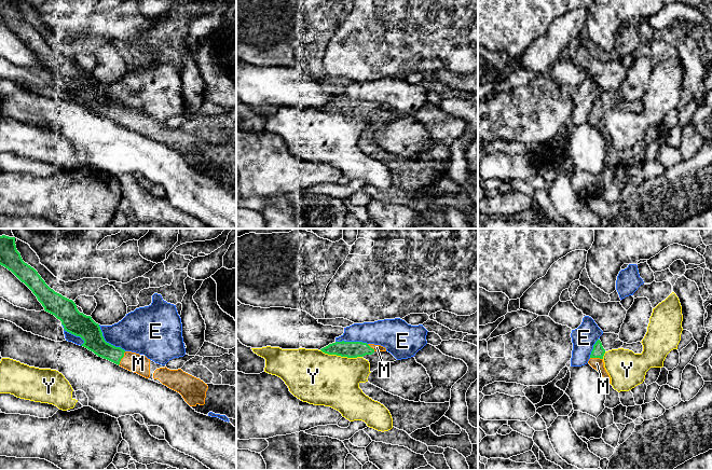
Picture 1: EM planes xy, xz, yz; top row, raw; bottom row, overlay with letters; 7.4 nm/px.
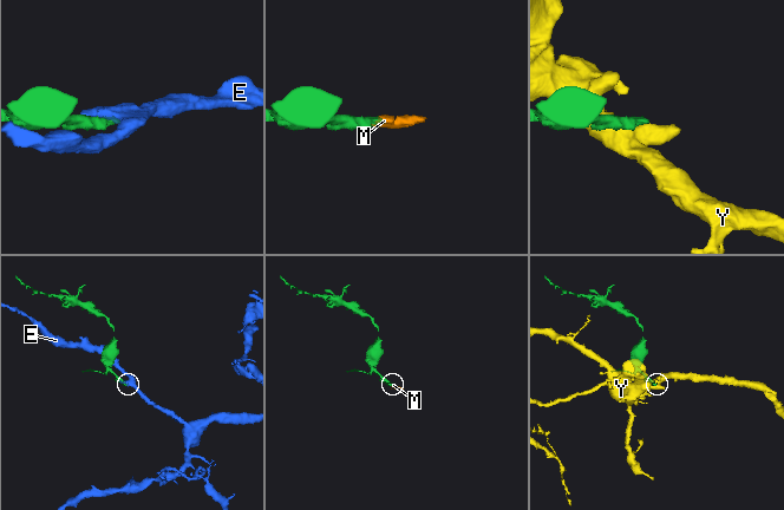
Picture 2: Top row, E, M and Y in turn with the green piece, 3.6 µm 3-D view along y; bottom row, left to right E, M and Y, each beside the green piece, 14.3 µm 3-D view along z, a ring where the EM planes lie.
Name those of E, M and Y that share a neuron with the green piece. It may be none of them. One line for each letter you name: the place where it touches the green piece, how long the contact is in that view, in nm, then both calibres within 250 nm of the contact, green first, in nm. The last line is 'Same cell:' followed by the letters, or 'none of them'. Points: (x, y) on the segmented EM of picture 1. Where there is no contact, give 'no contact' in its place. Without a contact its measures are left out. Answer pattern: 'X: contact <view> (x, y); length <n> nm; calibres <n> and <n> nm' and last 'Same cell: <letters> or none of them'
M: contact xy (122, 357); length 120 nm; calibres 150 and 140 nm
Same cell: M

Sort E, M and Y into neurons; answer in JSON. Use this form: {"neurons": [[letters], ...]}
{"neurons": [["E"], ["M"], ["Y"]]}

